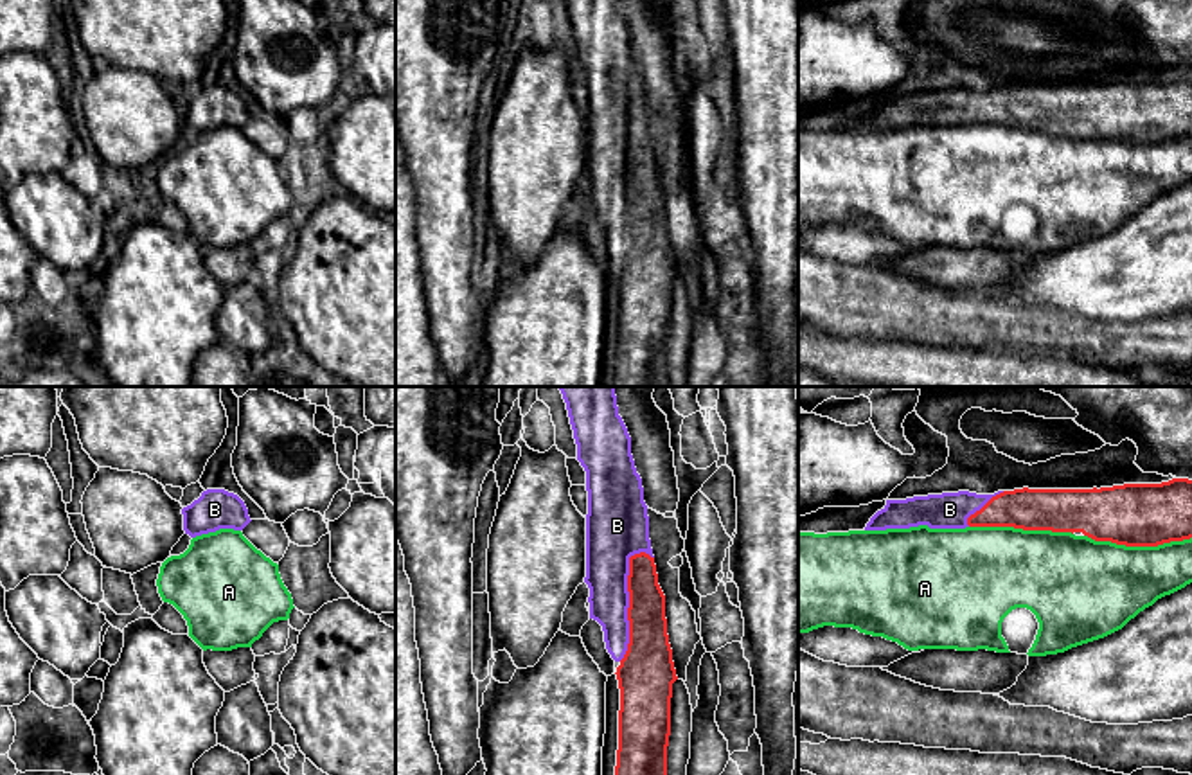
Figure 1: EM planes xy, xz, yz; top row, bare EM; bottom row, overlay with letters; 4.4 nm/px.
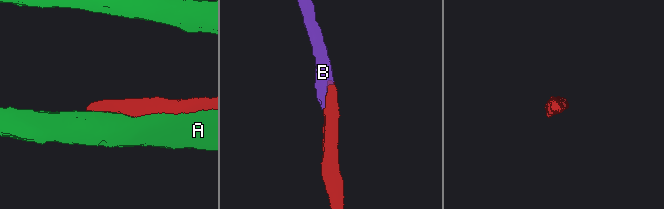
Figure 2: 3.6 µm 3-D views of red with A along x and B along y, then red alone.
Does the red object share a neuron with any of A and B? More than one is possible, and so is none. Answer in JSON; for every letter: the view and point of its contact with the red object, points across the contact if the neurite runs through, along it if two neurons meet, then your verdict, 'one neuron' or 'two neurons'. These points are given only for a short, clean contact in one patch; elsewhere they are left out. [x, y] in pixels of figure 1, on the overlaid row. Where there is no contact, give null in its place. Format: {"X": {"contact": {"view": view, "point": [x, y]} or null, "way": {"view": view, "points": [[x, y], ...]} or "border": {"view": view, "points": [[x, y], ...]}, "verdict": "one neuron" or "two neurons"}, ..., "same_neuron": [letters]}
{"A": {"contact": {"view": "yz", "point": [1138, 545]}, "verdict": "two neurons"}, "B": {"contact": {"view": "xz", "point": [630, 603]}, "verdict": "one neuron"}, "same_neuron": ["B"]}

